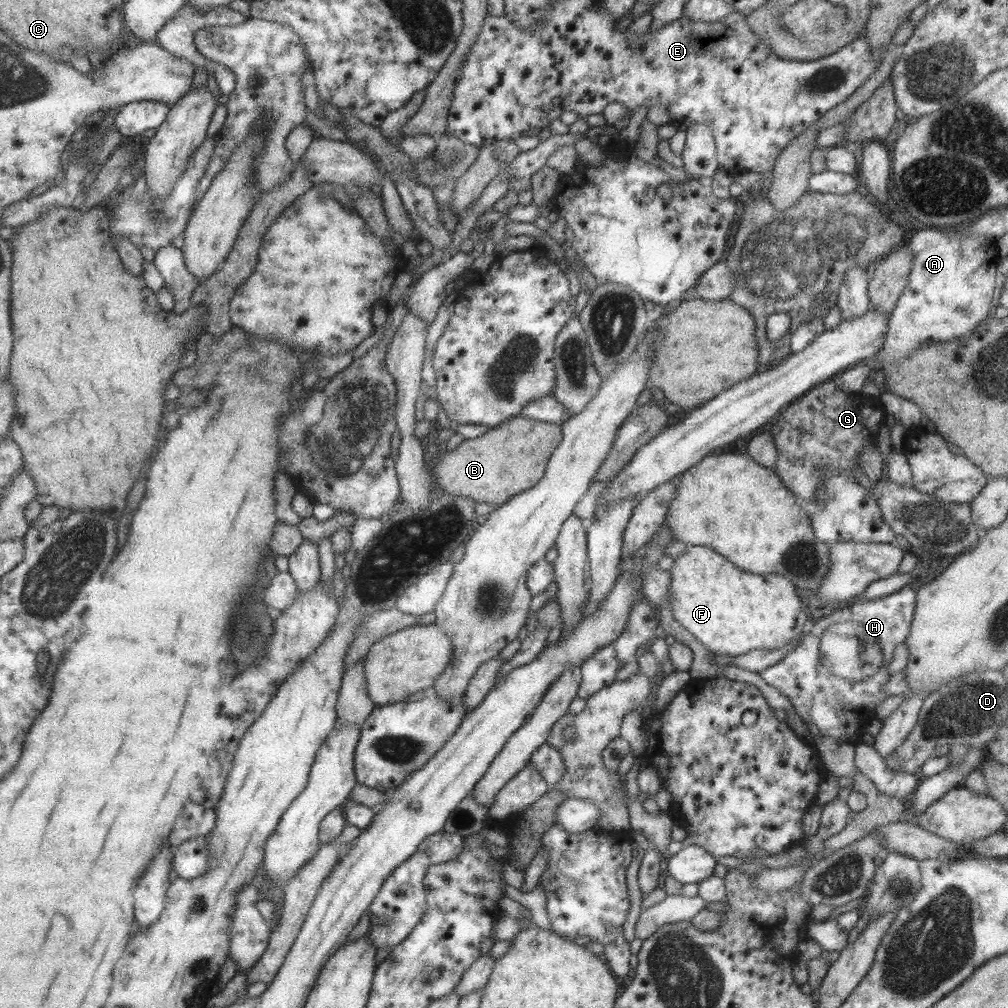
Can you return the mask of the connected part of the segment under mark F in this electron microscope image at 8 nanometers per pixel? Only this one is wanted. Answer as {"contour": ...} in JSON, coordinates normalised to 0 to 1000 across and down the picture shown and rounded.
{"contour":[[[682,541],[680,549],[674,552],[672,556],[669,556],[669,561],[662,566],[665,567],[664,581],[662,581],[662,600],[664,600],[664,607],[668,610],[668,615],[672,616],[675,621],[678,621],[679,625],[682,625],[695,640],[697,640],[703,647],[709,649],[710,652],[716,654],[719,651],[729,651],[739,649],[749,644],[763,644],[773,645],[777,641],[785,638],[788,634],[791,634],[795,629],[802,628],[806,622],[807,617],[801,613],[801,609],[797,607],[797,599],[795,594],[789,588],[789,580],[783,577],[779,572],[771,569],[744,569],[730,563],[727,560],[724,560],[717,552],[708,548],[707,545],[700,542],[688,542]]]}

